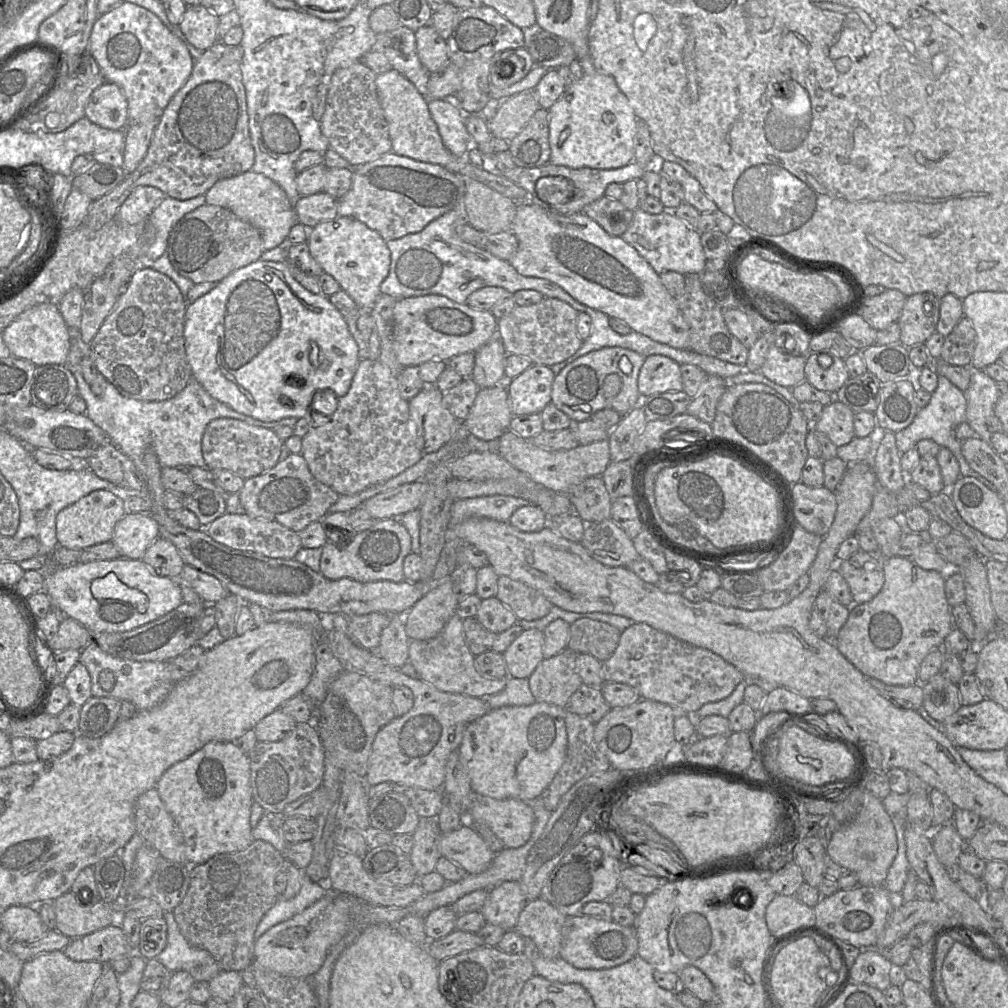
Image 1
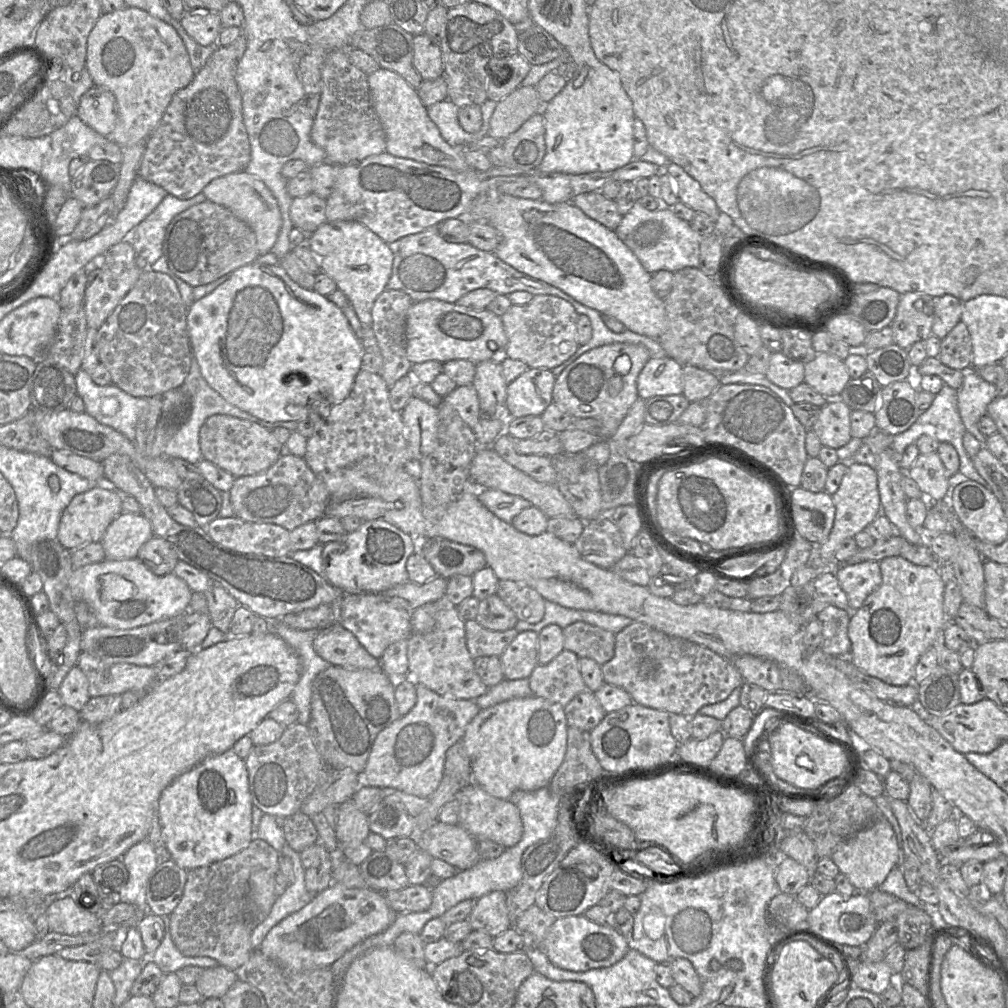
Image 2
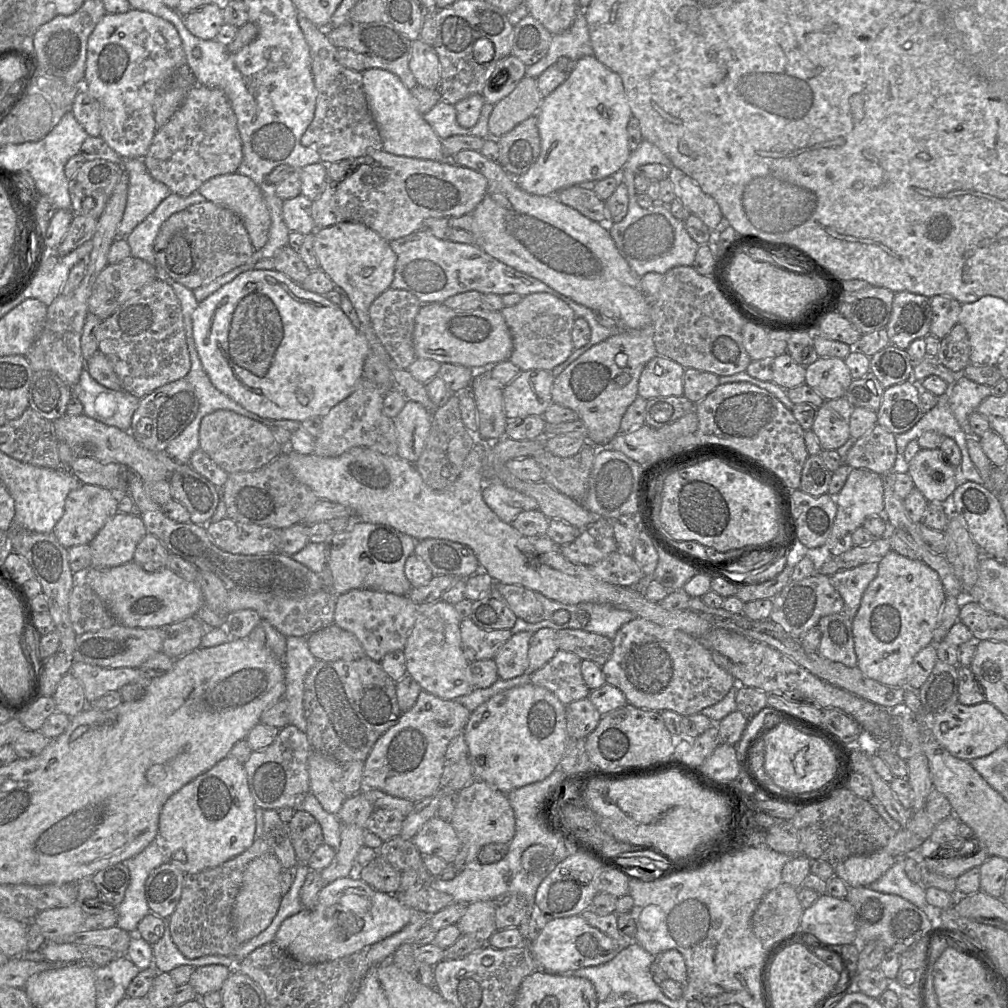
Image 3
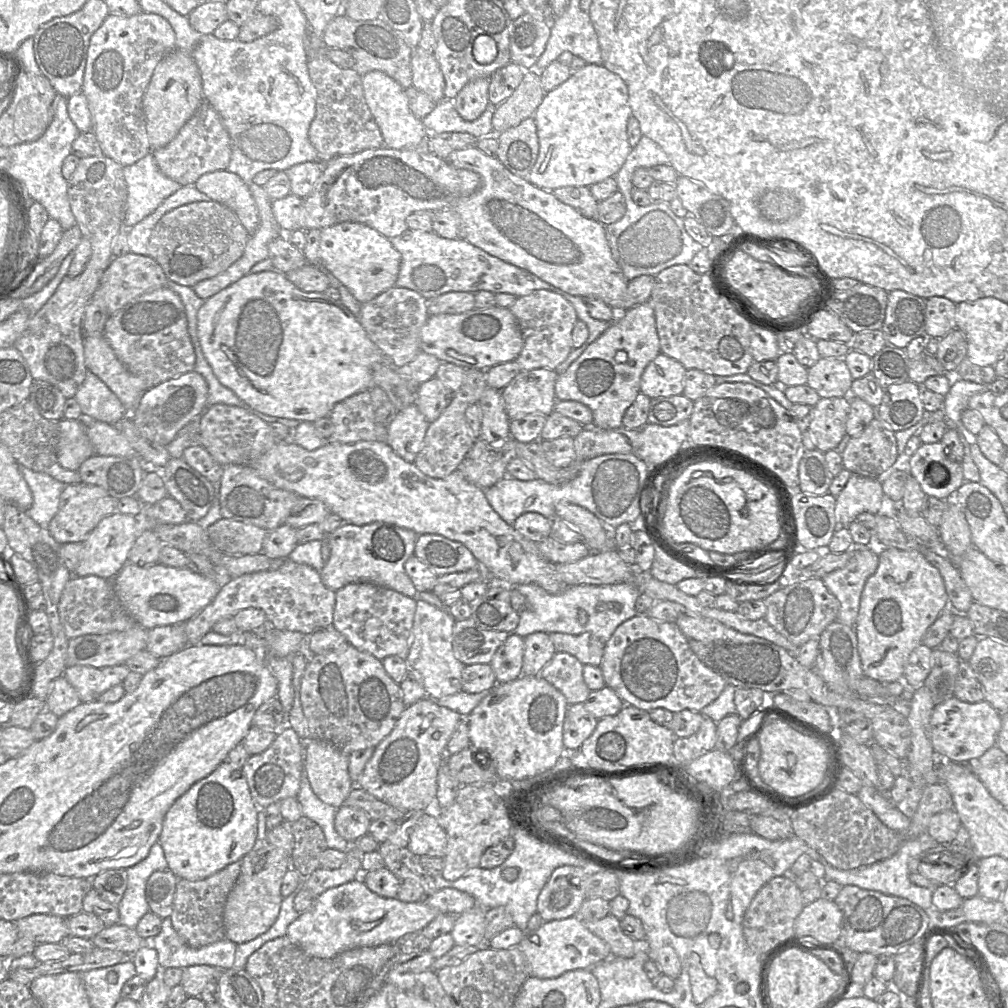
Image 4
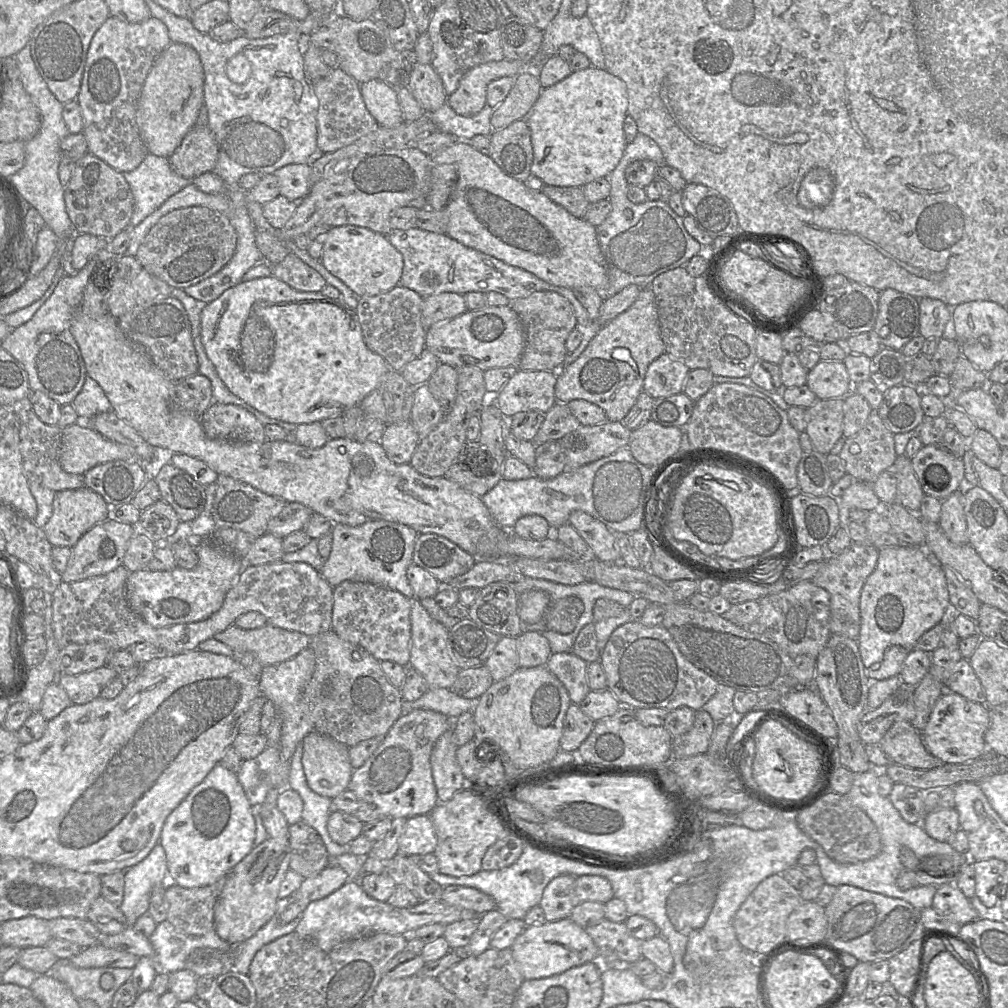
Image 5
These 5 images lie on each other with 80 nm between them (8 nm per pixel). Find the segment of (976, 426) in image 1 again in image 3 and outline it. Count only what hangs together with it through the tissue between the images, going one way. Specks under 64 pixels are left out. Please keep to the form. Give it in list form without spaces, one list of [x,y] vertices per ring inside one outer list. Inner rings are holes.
[[[959,374],[951,385],[951,411],[967,436],[974,436],[970,426],[970,415],[980,403],[991,394],[991,388],[981,385]]]

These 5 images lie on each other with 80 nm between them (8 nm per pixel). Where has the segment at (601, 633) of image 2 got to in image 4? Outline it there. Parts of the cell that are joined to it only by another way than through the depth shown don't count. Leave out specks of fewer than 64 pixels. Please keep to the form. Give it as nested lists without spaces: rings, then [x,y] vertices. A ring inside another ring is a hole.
[[[585,632],[580,635],[550,633],[556,652],[565,652],[576,657],[583,665],[600,666],[605,644],[595,635]]]

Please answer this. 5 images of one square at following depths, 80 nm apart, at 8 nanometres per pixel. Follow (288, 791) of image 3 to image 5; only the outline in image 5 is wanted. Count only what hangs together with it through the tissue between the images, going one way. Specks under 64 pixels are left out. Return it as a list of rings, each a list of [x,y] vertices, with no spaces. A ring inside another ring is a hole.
[[[279,746],[266,747],[252,759],[243,760],[236,773],[251,806],[260,806],[267,792],[275,788],[279,793],[288,786],[290,762],[285,761]]]

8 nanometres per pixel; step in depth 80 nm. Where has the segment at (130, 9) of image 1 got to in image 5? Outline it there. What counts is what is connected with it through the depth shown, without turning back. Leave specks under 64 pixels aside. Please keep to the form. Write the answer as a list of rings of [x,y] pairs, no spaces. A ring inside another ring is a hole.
[[[109,16],[91,39],[76,101],[81,107],[83,131],[90,154],[120,173],[136,169],[148,154],[136,124],[137,100],[145,78],[159,55],[171,44],[167,26],[156,17],[129,23]]]

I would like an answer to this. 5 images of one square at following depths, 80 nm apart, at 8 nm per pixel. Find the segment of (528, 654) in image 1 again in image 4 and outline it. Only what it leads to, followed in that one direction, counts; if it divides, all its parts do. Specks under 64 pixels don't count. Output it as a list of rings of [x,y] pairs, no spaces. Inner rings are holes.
[[[510,633],[490,662],[497,683],[510,682],[522,675],[523,655],[524,638]]]

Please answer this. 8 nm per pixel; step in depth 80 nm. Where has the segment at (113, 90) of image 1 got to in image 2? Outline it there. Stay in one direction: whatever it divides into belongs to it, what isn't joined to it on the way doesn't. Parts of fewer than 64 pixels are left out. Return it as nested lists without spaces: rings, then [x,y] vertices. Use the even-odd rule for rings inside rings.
[[[93,86],[80,99],[77,116],[102,136],[109,137],[116,124],[116,101],[113,93]]]

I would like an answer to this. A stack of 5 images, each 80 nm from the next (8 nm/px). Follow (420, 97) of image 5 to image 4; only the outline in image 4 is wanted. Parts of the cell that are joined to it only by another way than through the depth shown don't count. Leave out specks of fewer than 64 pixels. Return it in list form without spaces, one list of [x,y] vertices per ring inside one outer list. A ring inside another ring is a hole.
[[[416,47],[411,64],[413,87],[428,95],[435,103],[442,101],[445,80],[434,53]]]

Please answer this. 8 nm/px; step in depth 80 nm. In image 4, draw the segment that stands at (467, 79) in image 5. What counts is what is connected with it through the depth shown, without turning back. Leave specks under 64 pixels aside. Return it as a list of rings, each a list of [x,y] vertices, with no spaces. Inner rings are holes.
[[[483,77],[469,82],[460,90],[453,104],[462,119],[474,121],[485,111],[489,104],[489,85],[490,77]]]

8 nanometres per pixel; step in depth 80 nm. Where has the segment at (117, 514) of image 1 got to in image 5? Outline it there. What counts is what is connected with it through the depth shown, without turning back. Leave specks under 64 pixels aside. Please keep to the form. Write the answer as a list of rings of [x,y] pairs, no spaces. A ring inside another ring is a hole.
[[[87,486],[57,491],[53,500],[53,513],[43,527],[52,546],[73,547],[94,525],[111,516],[111,506],[97,492]]]

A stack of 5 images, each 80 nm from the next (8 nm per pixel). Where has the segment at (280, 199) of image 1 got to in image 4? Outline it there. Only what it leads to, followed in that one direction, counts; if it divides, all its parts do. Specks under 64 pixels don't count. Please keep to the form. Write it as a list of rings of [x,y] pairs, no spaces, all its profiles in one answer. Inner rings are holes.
[[[227,170],[202,175],[194,184],[201,193],[212,201],[229,208],[241,222],[248,235],[253,235],[260,224],[255,200],[243,180]]]

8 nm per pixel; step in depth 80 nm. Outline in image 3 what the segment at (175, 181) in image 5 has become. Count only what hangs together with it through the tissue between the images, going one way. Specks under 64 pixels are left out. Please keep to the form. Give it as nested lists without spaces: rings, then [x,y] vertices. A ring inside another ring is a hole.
[[[143,158],[123,159],[123,170],[129,178],[128,195],[117,238],[127,237],[133,229],[167,198],[171,191],[148,172]]]

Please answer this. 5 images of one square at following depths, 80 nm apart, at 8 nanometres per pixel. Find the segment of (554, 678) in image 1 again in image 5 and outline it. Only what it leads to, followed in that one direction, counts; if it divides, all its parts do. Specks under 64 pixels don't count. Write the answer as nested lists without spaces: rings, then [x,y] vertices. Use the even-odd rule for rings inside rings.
[[[571,652],[552,654],[546,663],[548,670],[565,686],[572,704],[578,705],[590,691],[587,665]]]

